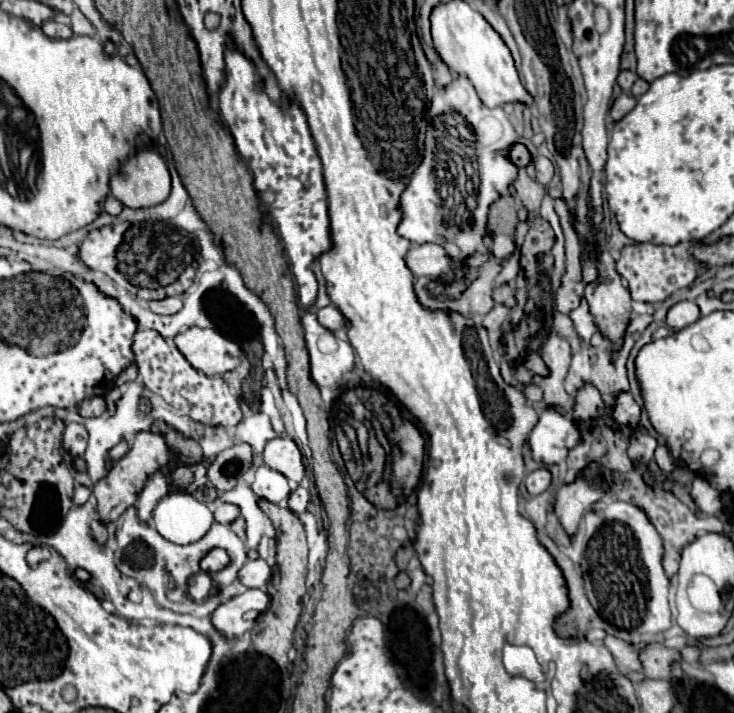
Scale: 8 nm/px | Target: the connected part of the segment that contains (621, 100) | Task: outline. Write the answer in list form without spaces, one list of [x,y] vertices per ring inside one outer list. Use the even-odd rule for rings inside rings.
[[[621,94],[615,102],[613,102],[613,106],[611,106],[611,118],[613,120],[621,120],[627,112],[631,112],[633,108],[635,108],[635,104],[637,104],[637,100],[631,96],[631,94]]]

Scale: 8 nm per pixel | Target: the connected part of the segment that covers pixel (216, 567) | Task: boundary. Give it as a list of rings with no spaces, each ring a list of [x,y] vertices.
[[[223,548],[211,550],[211,552],[201,560],[201,568],[203,568],[205,572],[219,572],[219,570],[223,570],[223,568],[229,566],[229,564],[231,564],[231,558],[229,558],[229,554],[227,554]]]

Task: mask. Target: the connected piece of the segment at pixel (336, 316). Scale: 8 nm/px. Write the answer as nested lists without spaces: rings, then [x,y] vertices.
[[[335,304],[319,310],[319,312],[317,312],[317,318],[319,318],[319,322],[321,322],[327,330],[331,330],[331,332],[335,332],[335,330],[339,330],[339,328],[343,328],[343,330],[347,328],[347,320],[345,320],[345,316],[339,312],[339,308],[337,308]]]

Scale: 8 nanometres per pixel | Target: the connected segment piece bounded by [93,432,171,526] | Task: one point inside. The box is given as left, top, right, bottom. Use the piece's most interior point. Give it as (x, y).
(119, 489)

